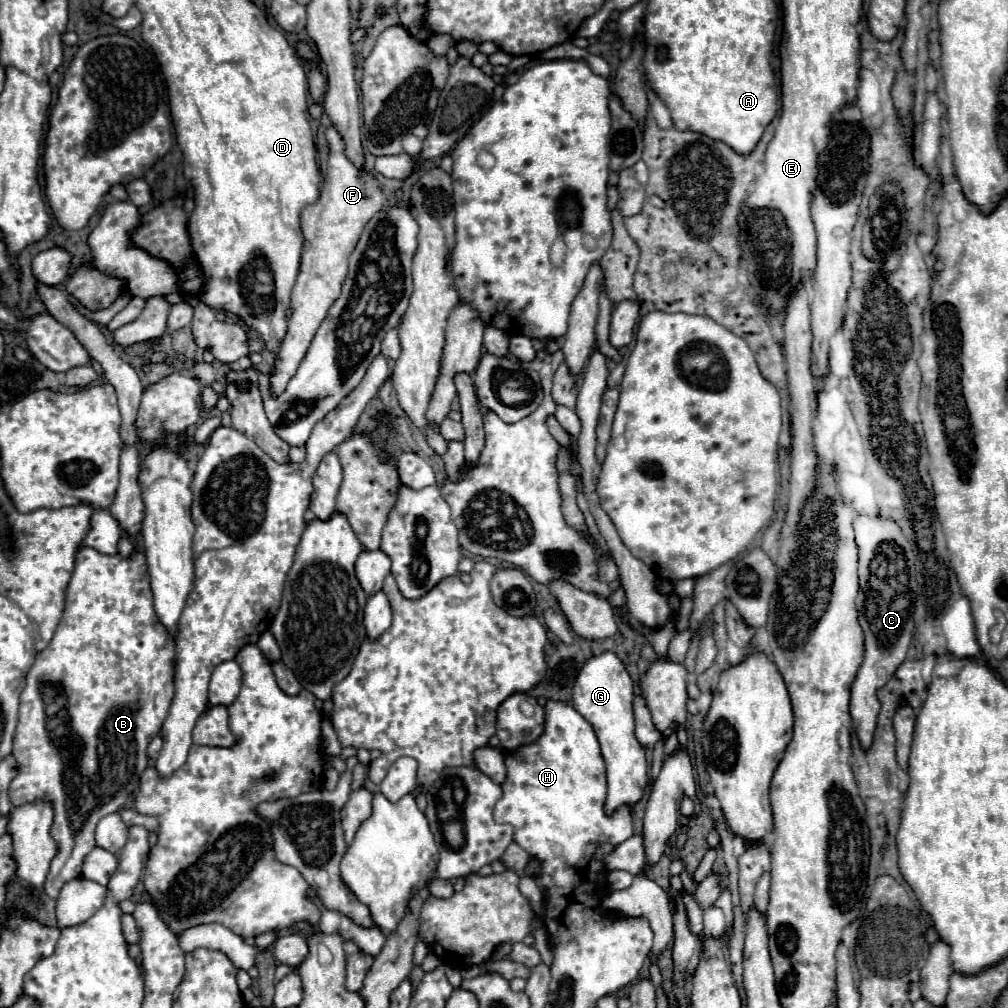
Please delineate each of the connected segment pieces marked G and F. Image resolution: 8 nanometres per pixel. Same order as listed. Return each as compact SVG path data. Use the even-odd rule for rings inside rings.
M602 652L600 656L592 656L582 666L572 690L572 706L592 724L600 742L602 758L606 762L608 814L624 804L634 806L642 798L648 786L648 764L644 756L644 746L634 736L632 700L634 700L634 682L626 666L614 652Z
M336 128L326 130L326 140L330 144L330 160L326 180L320 190L320 198L314 204L302 208L302 232L304 232L304 250L300 272L292 288L292 314L288 318L288 332L280 342L276 352L276 364L270 372L270 394L278 398L290 378L296 374L298 364L302 362L318 326L328 316L330 306L340 296L342 284L348 274L348 256L356 248L356 242L366 226L368 218L384 208L386 196L382 194L378 182L368 172L358 172L352 162L344 156L344 142Z

